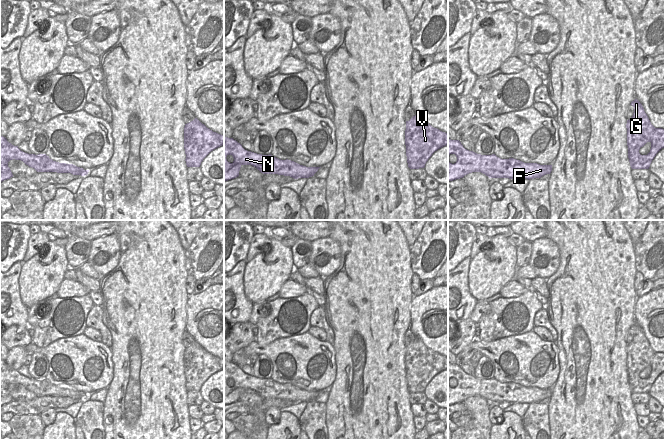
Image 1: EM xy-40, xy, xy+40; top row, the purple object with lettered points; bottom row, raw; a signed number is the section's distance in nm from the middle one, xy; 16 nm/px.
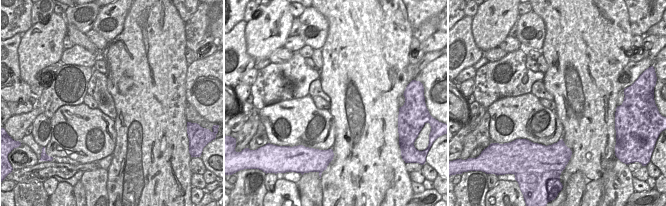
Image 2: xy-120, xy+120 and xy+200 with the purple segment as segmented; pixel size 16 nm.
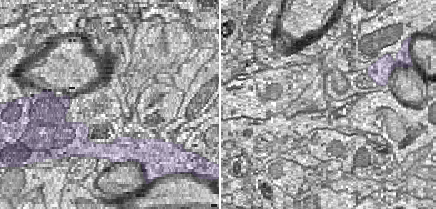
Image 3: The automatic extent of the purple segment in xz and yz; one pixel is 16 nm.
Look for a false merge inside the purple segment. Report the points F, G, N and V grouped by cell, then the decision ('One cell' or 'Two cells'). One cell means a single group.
Groups: F / G N V. Two cells.

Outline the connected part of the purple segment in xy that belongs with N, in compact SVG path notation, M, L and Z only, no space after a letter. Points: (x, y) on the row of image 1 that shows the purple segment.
M224 136L224 181L238 177L242 165L252 165L263 174L284 175L282 165L285 161L291 160L247 151L233 138Z

